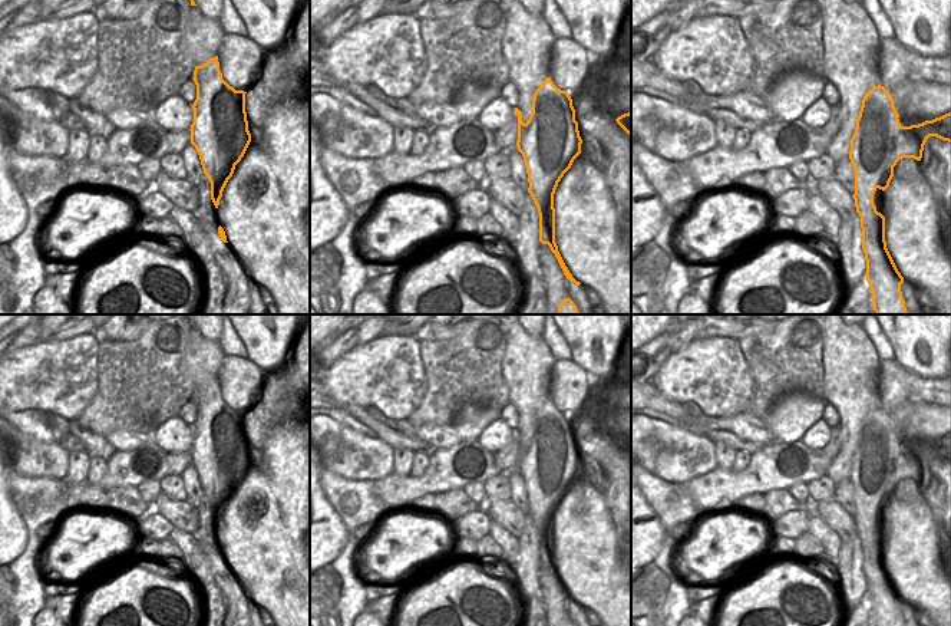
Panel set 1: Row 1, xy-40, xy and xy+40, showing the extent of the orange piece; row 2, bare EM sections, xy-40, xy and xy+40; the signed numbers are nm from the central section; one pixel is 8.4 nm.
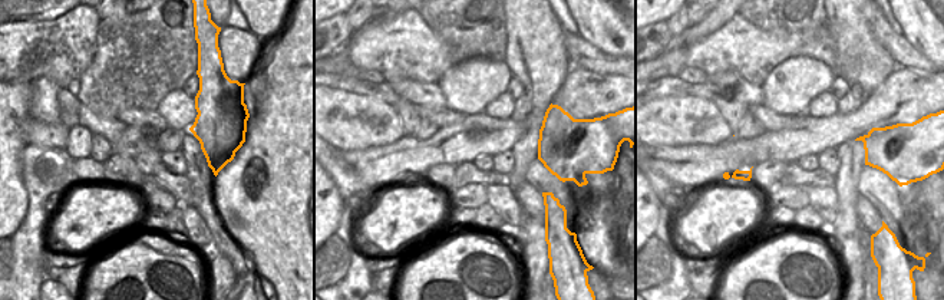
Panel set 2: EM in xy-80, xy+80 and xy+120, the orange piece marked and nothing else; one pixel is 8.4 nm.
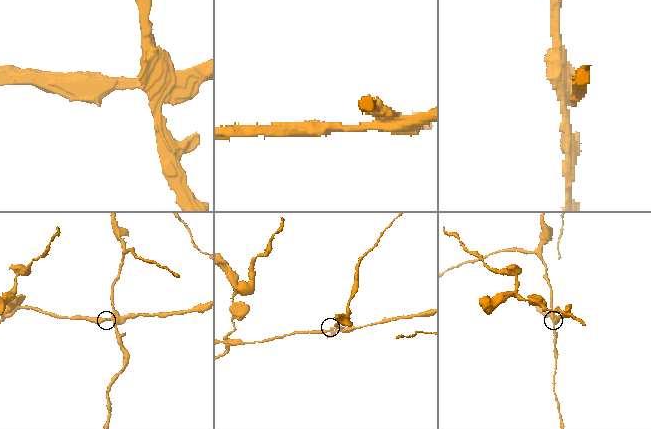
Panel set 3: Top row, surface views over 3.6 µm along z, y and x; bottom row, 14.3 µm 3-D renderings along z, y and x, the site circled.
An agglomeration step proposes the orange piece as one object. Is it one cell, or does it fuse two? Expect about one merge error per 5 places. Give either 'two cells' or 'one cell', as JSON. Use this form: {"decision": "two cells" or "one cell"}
{"decision": "two cells"}

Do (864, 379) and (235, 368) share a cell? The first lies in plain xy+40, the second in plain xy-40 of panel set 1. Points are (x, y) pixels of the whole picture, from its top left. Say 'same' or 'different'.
different

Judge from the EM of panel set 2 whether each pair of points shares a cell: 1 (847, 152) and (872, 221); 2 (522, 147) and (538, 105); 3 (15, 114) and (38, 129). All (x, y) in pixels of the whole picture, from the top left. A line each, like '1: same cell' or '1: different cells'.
1: different cells
2: same cell
3: different cells

